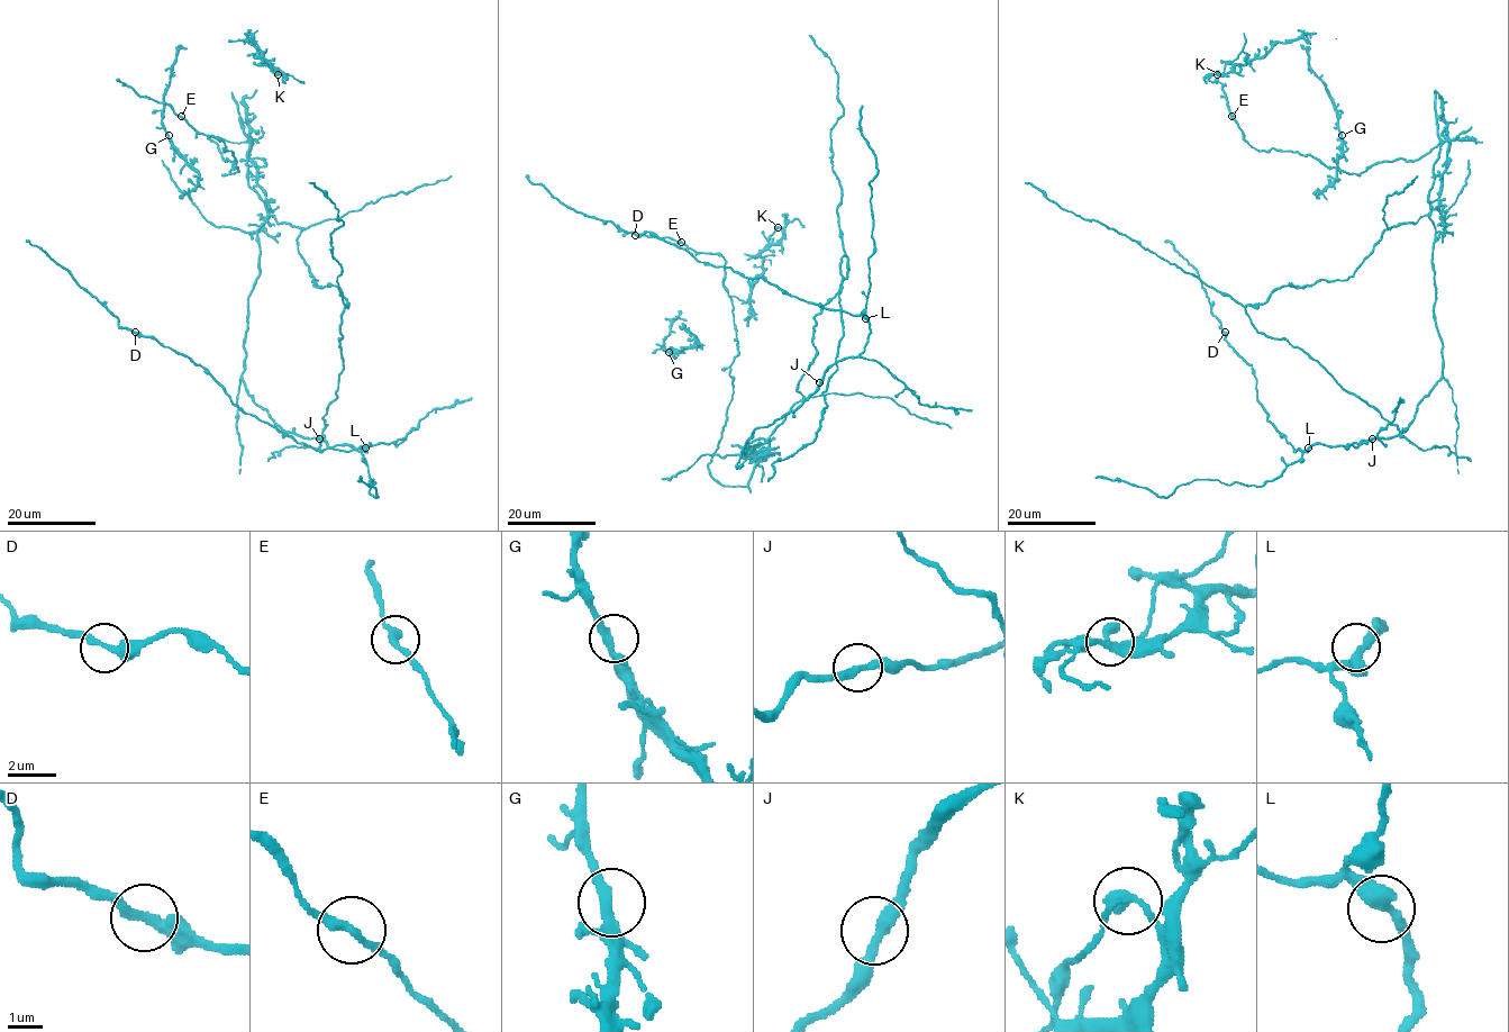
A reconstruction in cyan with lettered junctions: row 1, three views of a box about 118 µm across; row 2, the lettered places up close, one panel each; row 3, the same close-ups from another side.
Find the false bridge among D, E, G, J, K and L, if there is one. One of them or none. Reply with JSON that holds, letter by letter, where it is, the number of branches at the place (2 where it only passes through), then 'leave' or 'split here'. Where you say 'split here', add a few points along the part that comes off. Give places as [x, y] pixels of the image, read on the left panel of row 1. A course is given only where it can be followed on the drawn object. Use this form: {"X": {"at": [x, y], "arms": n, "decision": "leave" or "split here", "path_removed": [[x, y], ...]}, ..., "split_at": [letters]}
{"D": {"at": [135, 332], "arms": 2, "decision": "leave"}, "E": {"at": [181, 116], "arms": 2, "decision": "leave"}, "G": {"at": [169, 135], "arms": 2, "decision": "leave"}, "J": {"at": [319, 438], "arms": 2, "decision": "leave"}, "K": {"at": [278, 74], "arms": 2, "decision": "split here", "path_removed": [[279, 73], [272, 70], [245, 33]]}, "L": {"at": [365, 447], "arms": 2, "decision": "leave"}, "split_at": ["K"]}

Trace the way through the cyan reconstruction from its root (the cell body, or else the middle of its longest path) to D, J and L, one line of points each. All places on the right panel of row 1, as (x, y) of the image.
D: (1436, 298), (1441, 379), (1405, 431), (1346, 449), (1296, 450), (1267, 421), (1254, 371), (1225, 332)
J: (1436, 298), (1434, 318), (1442, 343), (1441, 379), (1419, 401), (1415, 417), (1405, 431), (1385, 438), (1372, 438)
L: (1436, 298), (1441, 379), (1419, 401), (1408, 427), (1357, 446), (1308, 447)

